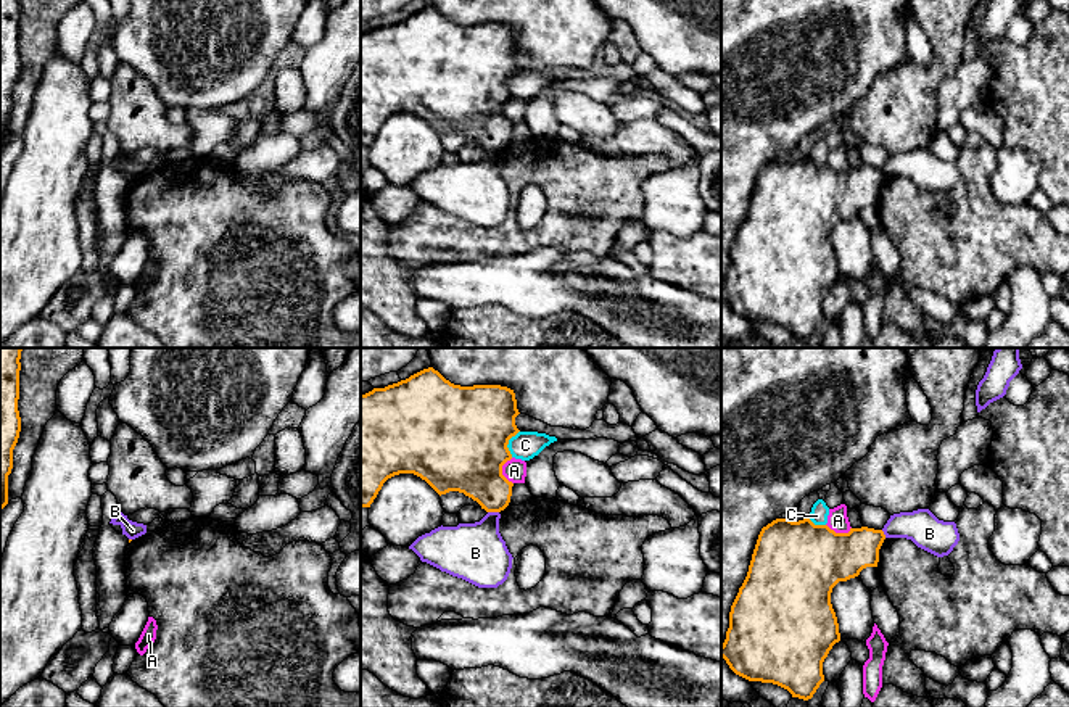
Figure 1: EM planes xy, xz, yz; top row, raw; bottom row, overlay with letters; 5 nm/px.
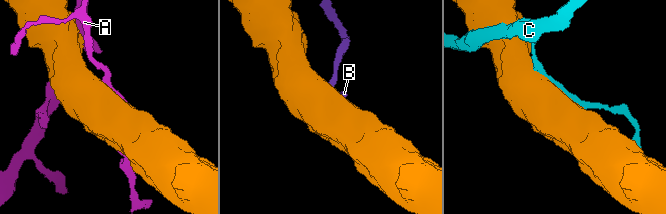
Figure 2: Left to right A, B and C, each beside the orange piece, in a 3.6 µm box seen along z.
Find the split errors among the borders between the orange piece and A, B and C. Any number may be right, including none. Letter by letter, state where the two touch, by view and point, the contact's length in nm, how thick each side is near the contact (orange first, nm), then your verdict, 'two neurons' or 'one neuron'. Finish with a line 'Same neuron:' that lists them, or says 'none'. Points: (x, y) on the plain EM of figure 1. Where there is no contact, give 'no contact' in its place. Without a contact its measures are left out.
A: xz (501, 110) | 140 nm | 480/110 nm | two neurons
B: xz (493, 150) | 60 nm | 280/300 nm | two neurons
C: xz (507, 82) | 140 nm | 500/140 nm | two neurons
Same neuron: none

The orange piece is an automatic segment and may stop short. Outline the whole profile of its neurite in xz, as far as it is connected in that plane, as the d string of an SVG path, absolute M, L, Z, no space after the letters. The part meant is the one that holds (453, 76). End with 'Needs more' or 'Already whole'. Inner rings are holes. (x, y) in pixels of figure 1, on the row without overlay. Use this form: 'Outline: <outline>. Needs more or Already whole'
Outline: M433 6L361 34L361 147L370 147L388 118L414 113L440 135L459 130L486 151L504 150L510 142L514 122L502 114L502 105L512 98L507 84L520 71L515 64L518 53L514 29L501 24L454 24Z. Already whole

